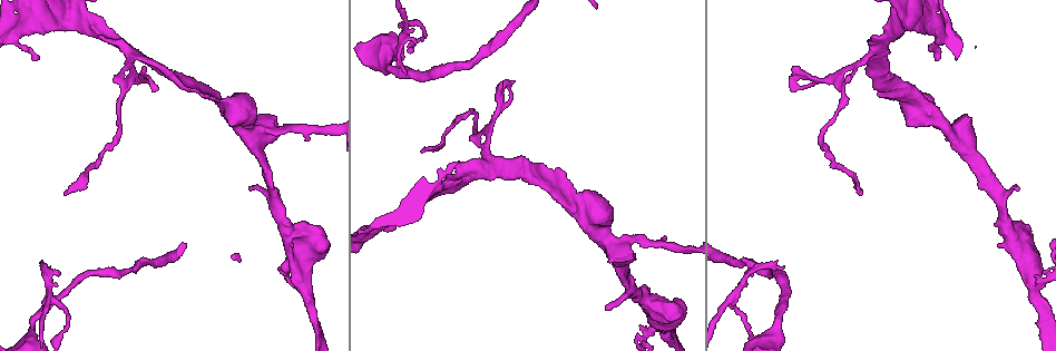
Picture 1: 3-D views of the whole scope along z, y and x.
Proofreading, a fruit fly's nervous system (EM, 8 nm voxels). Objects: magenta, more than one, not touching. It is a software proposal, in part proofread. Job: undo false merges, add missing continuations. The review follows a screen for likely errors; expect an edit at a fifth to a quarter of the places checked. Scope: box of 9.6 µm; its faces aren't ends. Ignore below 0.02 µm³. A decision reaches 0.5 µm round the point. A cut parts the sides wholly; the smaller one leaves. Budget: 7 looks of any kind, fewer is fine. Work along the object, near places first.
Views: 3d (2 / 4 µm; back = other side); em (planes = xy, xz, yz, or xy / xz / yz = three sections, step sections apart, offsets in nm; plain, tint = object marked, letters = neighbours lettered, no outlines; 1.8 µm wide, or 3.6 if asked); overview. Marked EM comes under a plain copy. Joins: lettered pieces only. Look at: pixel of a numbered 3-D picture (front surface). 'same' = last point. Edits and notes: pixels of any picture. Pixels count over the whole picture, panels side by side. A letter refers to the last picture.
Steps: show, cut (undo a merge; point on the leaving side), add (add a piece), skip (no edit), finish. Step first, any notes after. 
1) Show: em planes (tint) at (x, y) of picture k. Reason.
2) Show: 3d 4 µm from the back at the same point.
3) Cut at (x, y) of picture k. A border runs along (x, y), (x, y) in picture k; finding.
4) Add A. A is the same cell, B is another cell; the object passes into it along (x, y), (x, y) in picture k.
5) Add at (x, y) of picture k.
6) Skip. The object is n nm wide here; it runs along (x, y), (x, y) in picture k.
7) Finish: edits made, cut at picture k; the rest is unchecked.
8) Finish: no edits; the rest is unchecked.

Show: em xy step 16 (letters) at (512, 94) of picture 1. Thin end.

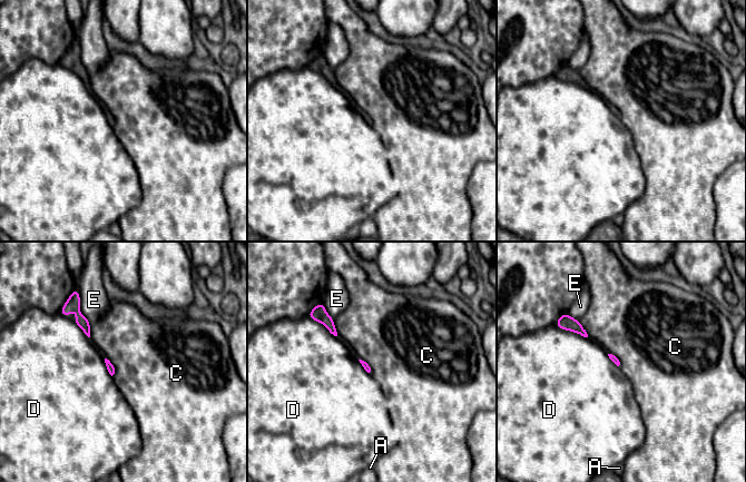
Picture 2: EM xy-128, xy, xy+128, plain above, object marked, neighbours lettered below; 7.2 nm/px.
Show: em planes (letters) at the same point. Cut it another way.

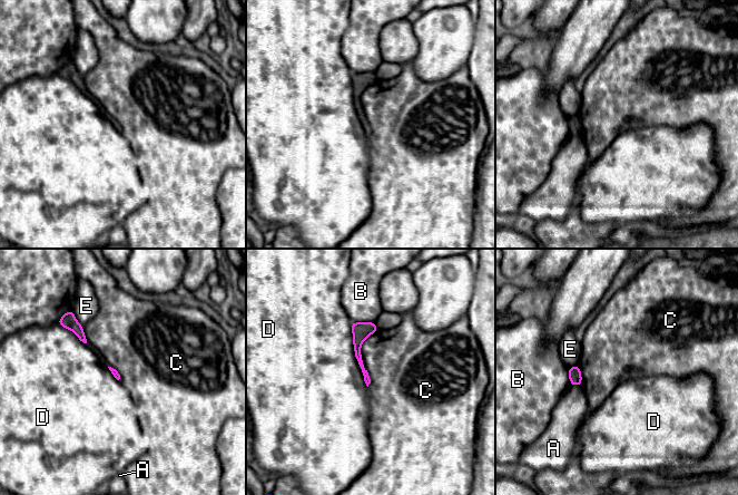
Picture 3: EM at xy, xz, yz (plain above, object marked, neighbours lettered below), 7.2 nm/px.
Skip. A, B, C, D and E are other cells; no lettered piece goes on from it.

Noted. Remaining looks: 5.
Show: em planes (letters) at (214, 97) of picture 1. Branch stops here.

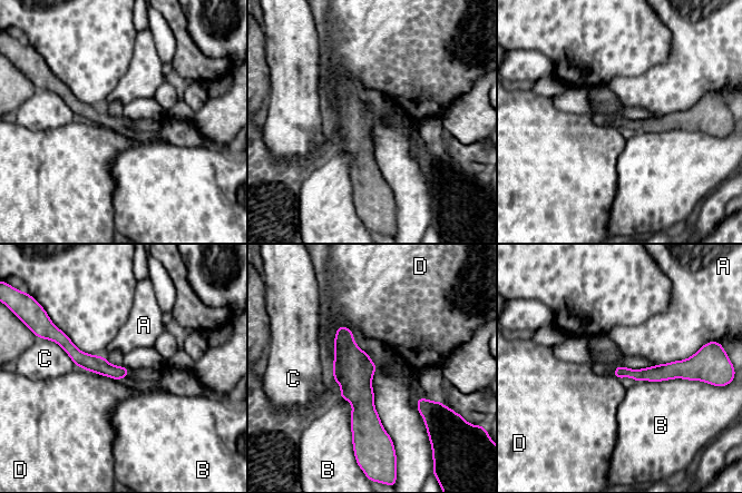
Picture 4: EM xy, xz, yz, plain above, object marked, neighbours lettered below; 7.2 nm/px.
Skip. A, B, C and D are other cells; it runs along (341, 328), (362, 398), (367, 435) in picture 4; none of them fits.

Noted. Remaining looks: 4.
Show: em xy step 4 (tint) at (422, 152) of picture 1. Long arm stops here.

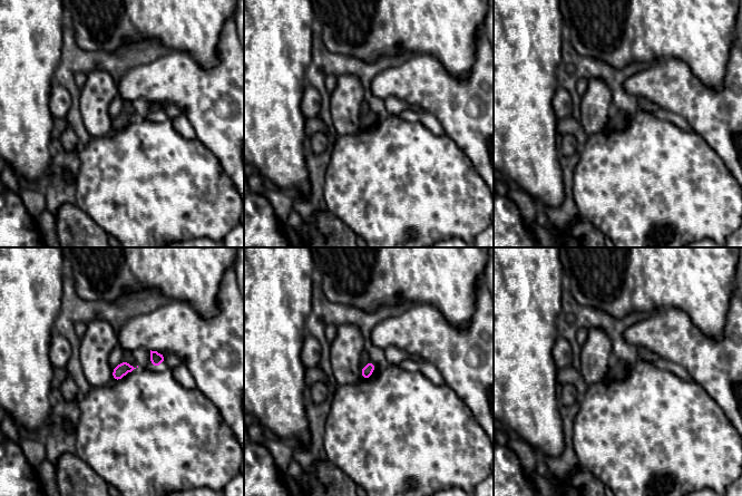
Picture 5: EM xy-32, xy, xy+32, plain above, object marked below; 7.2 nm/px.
Show: em planes (letters) at the same point.

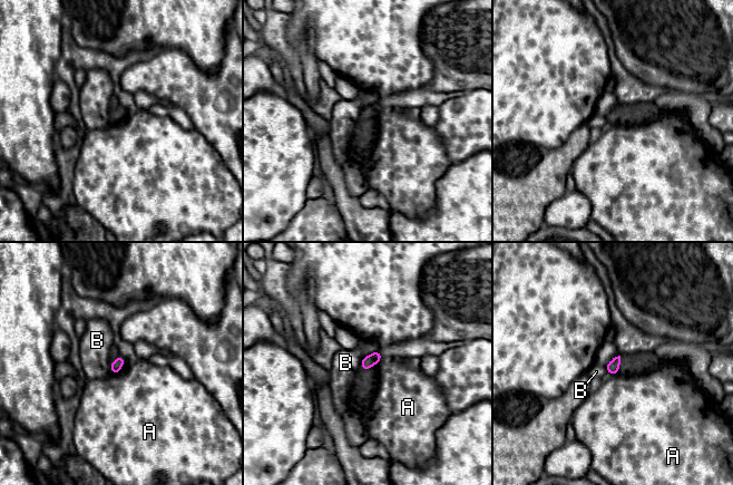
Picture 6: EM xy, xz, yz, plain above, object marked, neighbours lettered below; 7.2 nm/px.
Skip. The longest contact is with B, 180 nm; A and B are other cells; a border runs along (617, 372), (608, 375) in picture 6; no lettered piece goes on from it.

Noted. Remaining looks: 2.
Finish: no edits; the rest is unchecked.

